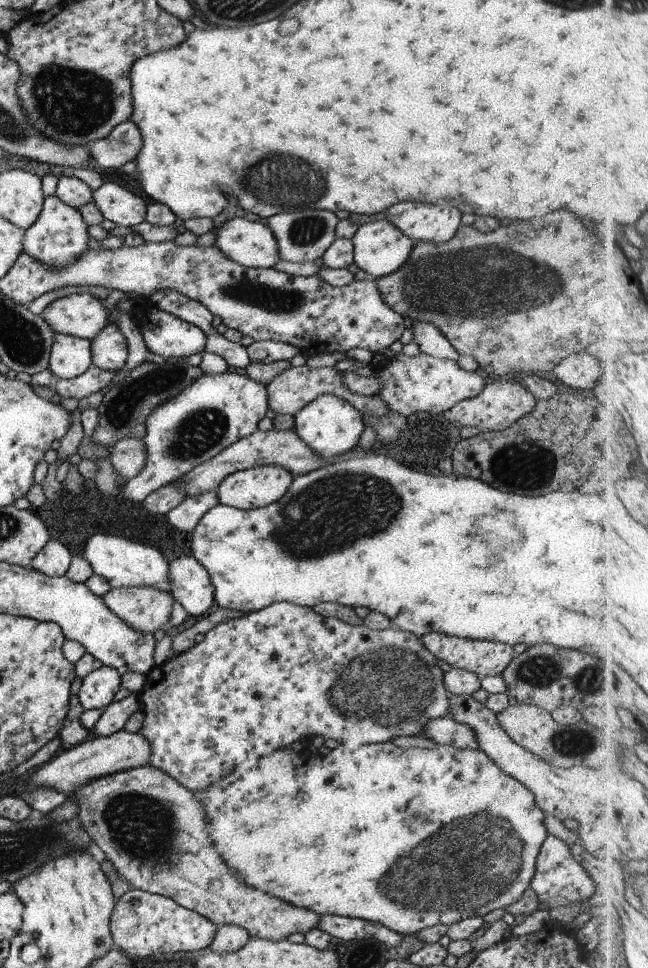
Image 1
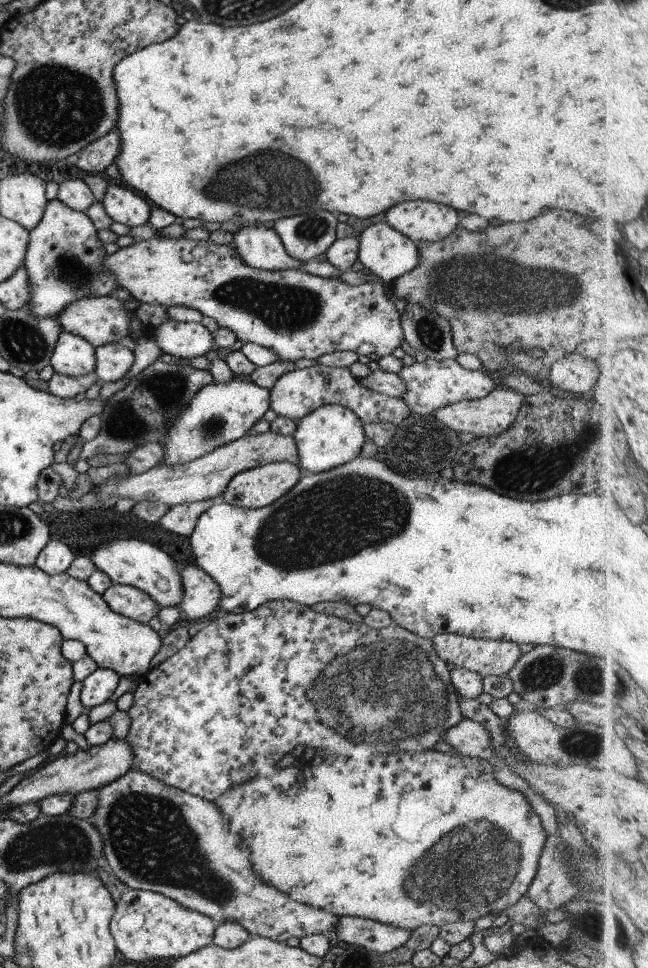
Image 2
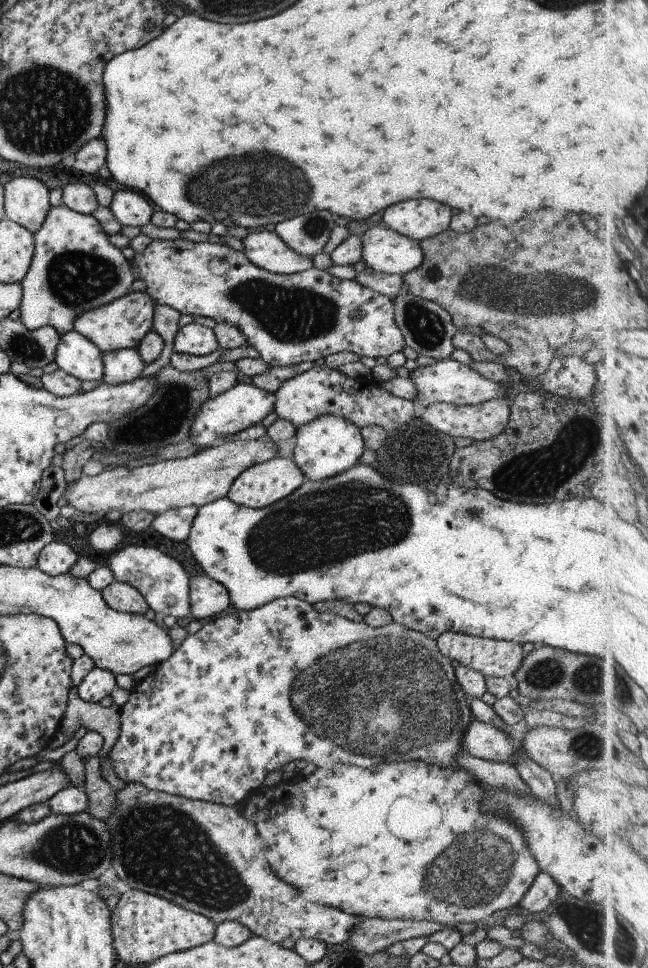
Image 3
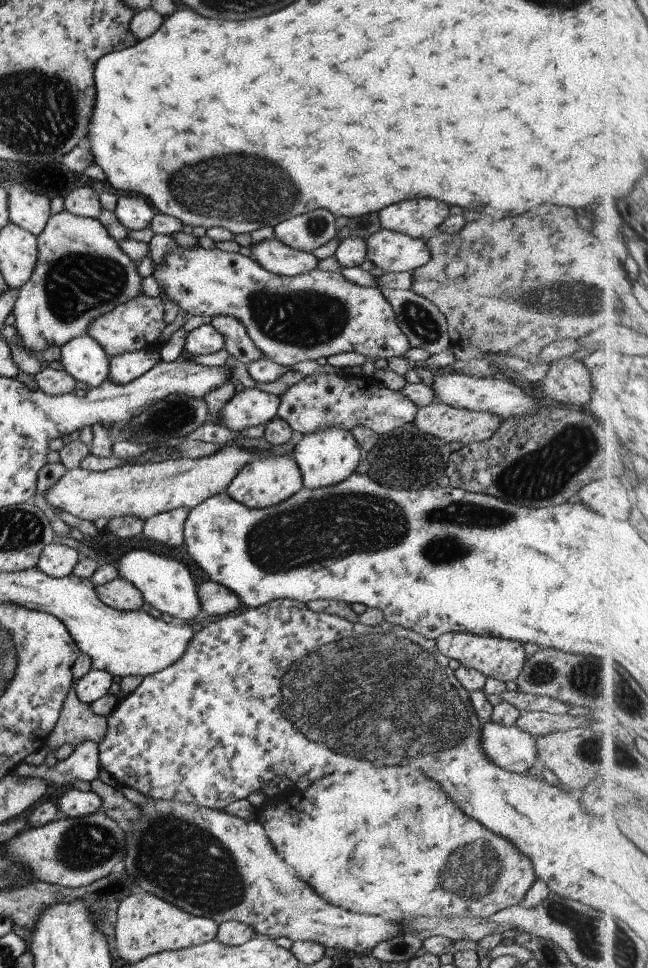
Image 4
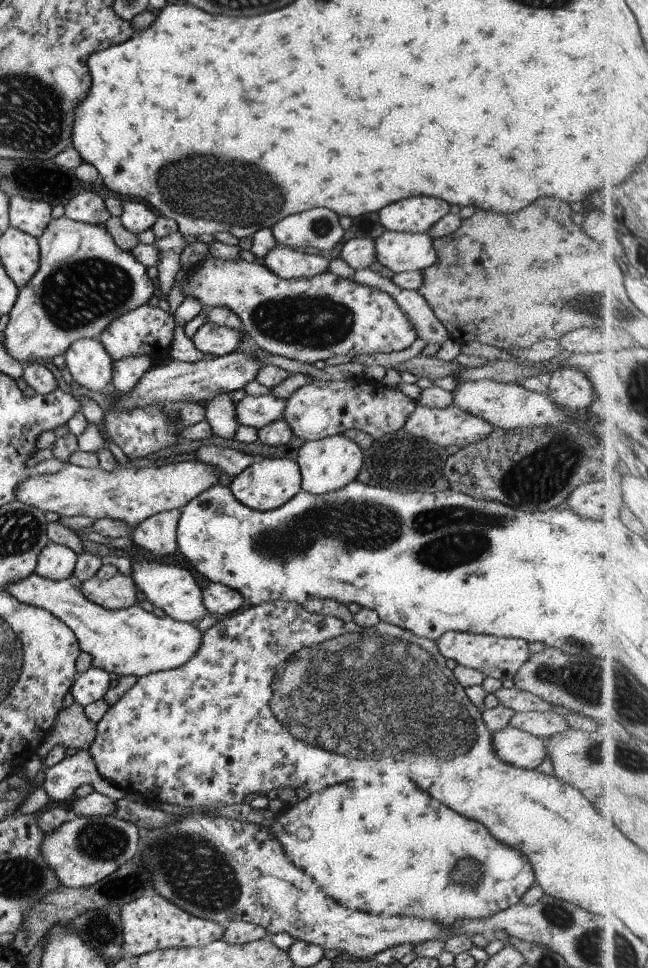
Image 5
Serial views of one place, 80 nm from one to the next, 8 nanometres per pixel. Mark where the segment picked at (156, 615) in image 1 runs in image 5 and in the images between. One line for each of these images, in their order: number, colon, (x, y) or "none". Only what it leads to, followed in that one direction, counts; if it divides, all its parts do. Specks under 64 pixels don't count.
2: (130, 602)
3: (119, 596)
4: (119, 594)
5: (118, 592)

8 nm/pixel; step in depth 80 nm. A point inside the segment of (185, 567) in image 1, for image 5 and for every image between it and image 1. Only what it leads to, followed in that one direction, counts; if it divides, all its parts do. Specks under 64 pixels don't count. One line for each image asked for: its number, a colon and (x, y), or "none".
2: (200, 595)
3: (206, 597)
4: (215, 600)
5: (219, 600)

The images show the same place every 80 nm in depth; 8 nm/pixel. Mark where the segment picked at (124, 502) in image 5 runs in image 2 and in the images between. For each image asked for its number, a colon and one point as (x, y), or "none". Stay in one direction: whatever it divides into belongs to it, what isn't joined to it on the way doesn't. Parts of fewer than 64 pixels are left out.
2: (204, 478)
3: (205, 476)
4: (142, 490)

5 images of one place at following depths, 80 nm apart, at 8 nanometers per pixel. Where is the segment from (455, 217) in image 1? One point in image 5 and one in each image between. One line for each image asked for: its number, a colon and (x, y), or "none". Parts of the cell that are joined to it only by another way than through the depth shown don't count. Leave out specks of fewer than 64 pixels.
2: (419, 221)
3: (416, 219)
4: (417, 219)
5: (415, 215)

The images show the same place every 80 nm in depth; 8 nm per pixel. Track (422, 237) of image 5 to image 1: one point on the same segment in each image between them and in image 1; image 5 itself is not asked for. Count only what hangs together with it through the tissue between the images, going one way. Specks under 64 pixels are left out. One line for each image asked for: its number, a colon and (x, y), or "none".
1: (379, 248)
2: (387, 254)
3: (383, 250)
4: (393, 252)

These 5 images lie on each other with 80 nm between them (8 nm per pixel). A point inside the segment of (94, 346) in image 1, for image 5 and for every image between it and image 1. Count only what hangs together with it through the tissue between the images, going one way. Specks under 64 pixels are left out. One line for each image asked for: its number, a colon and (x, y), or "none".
2: (112, 359)
3: (122, 365)
4: (125, 367)
5: (126, 372)

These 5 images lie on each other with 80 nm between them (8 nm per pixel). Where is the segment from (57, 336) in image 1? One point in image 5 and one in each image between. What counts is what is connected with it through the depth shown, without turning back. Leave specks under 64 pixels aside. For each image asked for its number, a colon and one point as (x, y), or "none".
2: (72, 356)
3: (74, 354)
4: (82, 358)
5: (89, 365)

